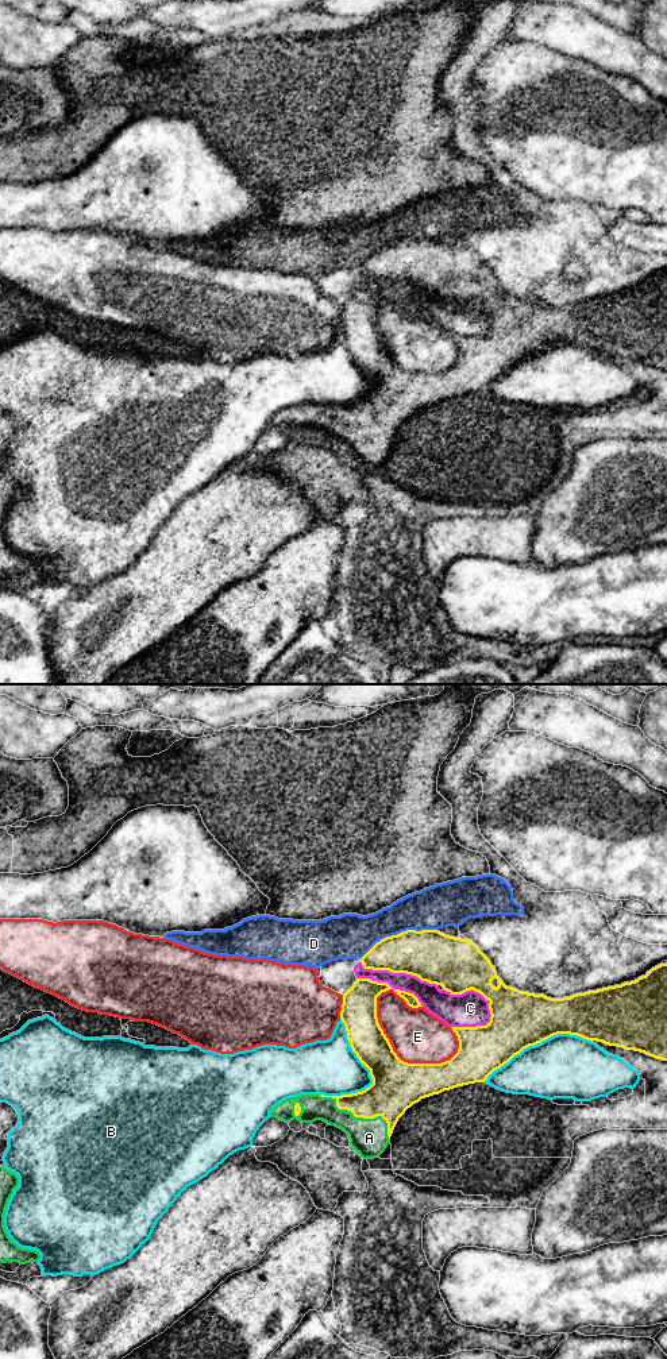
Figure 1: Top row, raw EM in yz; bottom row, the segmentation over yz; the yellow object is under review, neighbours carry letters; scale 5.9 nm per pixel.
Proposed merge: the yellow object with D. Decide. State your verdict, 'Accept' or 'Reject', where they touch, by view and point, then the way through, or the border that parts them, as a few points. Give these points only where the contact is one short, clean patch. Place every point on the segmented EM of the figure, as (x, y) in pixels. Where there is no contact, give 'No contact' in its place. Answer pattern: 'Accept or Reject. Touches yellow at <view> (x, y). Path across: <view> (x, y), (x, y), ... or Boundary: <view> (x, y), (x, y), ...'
Reject. Touches yellow at yz (397, 934)

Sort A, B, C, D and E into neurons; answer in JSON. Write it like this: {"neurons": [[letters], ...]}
{"neurons": [["A"], ["B"], ["C"], ["D"], ["E"]]}

